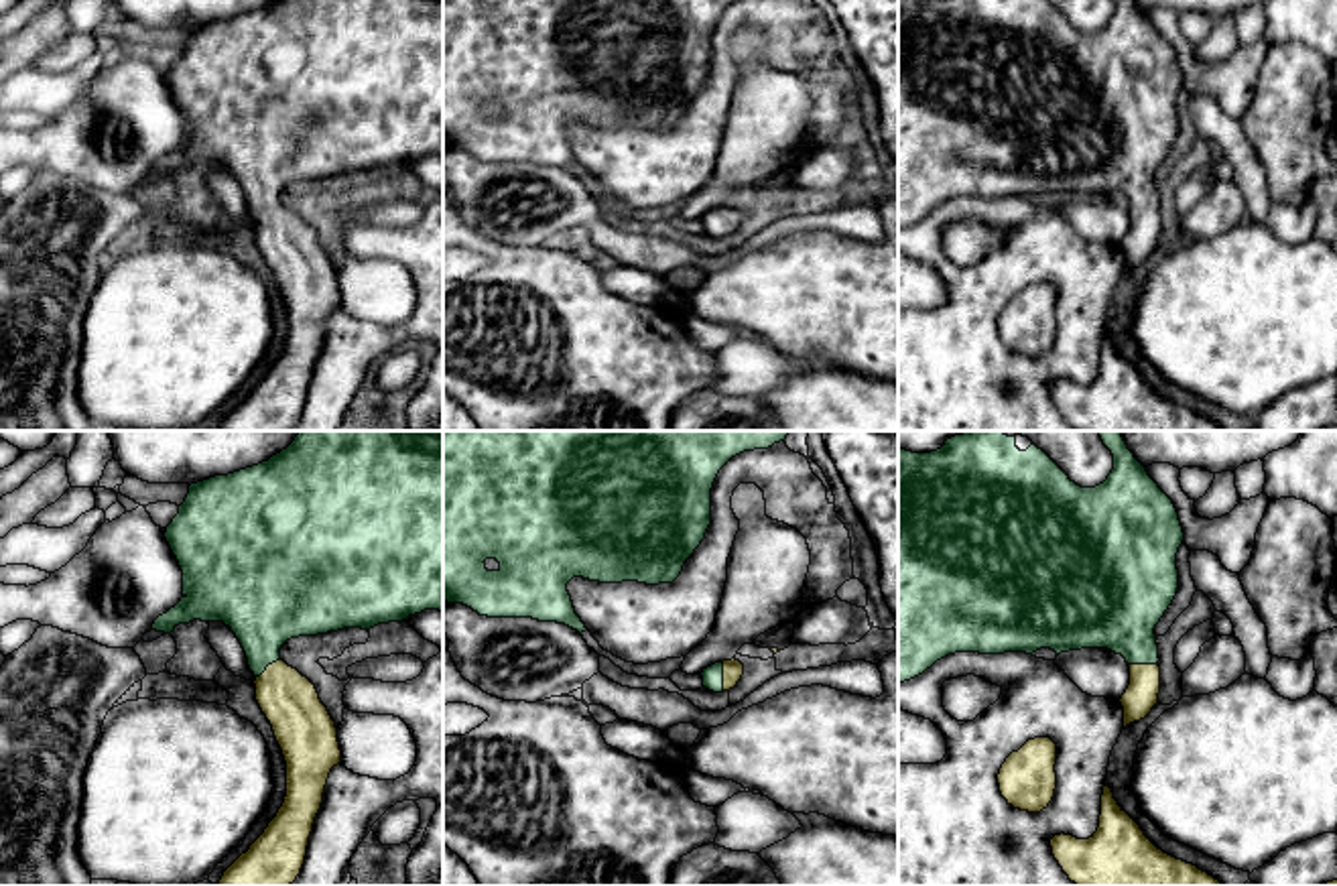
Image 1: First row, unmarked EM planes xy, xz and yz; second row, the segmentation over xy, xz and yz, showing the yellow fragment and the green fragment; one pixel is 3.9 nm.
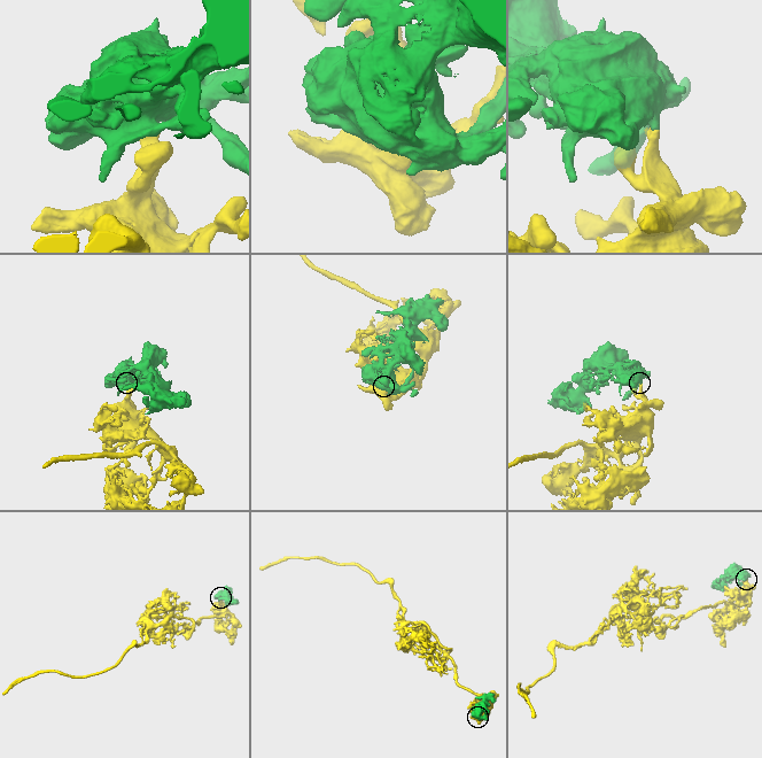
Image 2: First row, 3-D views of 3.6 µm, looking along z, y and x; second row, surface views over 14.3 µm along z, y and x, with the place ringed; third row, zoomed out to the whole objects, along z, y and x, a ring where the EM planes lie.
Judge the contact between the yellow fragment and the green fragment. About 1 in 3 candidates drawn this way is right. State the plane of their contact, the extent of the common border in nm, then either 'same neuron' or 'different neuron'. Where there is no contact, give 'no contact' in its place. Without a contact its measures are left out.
yz | 120 nm | same neuron

